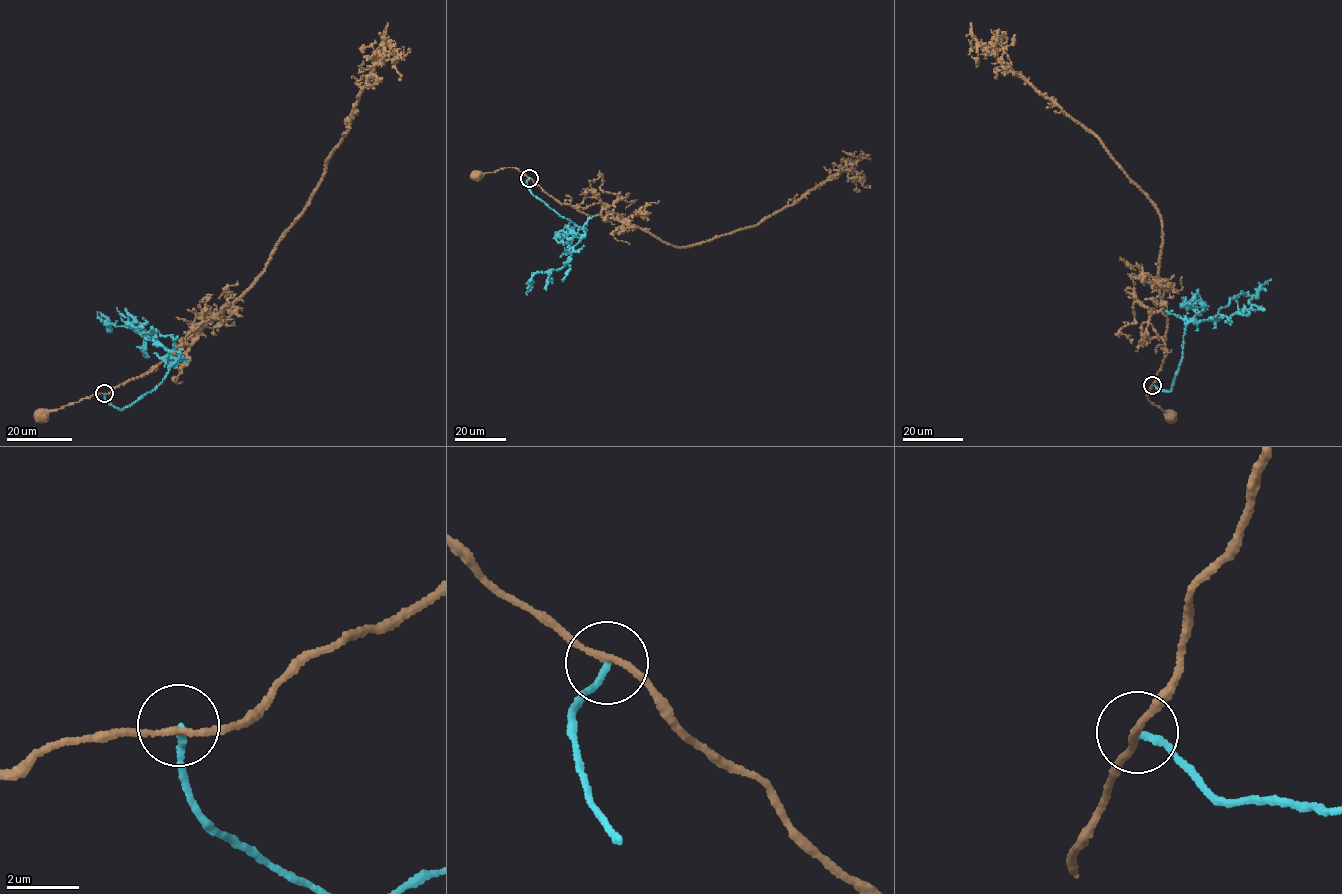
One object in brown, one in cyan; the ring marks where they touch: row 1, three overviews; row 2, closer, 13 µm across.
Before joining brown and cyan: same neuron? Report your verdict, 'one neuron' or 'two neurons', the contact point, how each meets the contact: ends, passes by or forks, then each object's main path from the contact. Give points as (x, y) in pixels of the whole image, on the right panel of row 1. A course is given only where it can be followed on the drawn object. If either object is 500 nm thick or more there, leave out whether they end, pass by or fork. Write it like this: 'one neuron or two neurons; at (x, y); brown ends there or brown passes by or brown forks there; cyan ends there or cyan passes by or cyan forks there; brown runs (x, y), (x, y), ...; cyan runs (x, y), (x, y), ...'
two neurons; at (1152, 385); brown passes by; cyan ends there; brown runs (1152, 385), (1147, 394), (1148, 400), (1165, 412), (1167, 418), (1170, 417); cyan runs (1152, 385), (1170, 391), (1186, 323), (1210, 320), (1242, 293), (1256, 295), (1270, 279)

